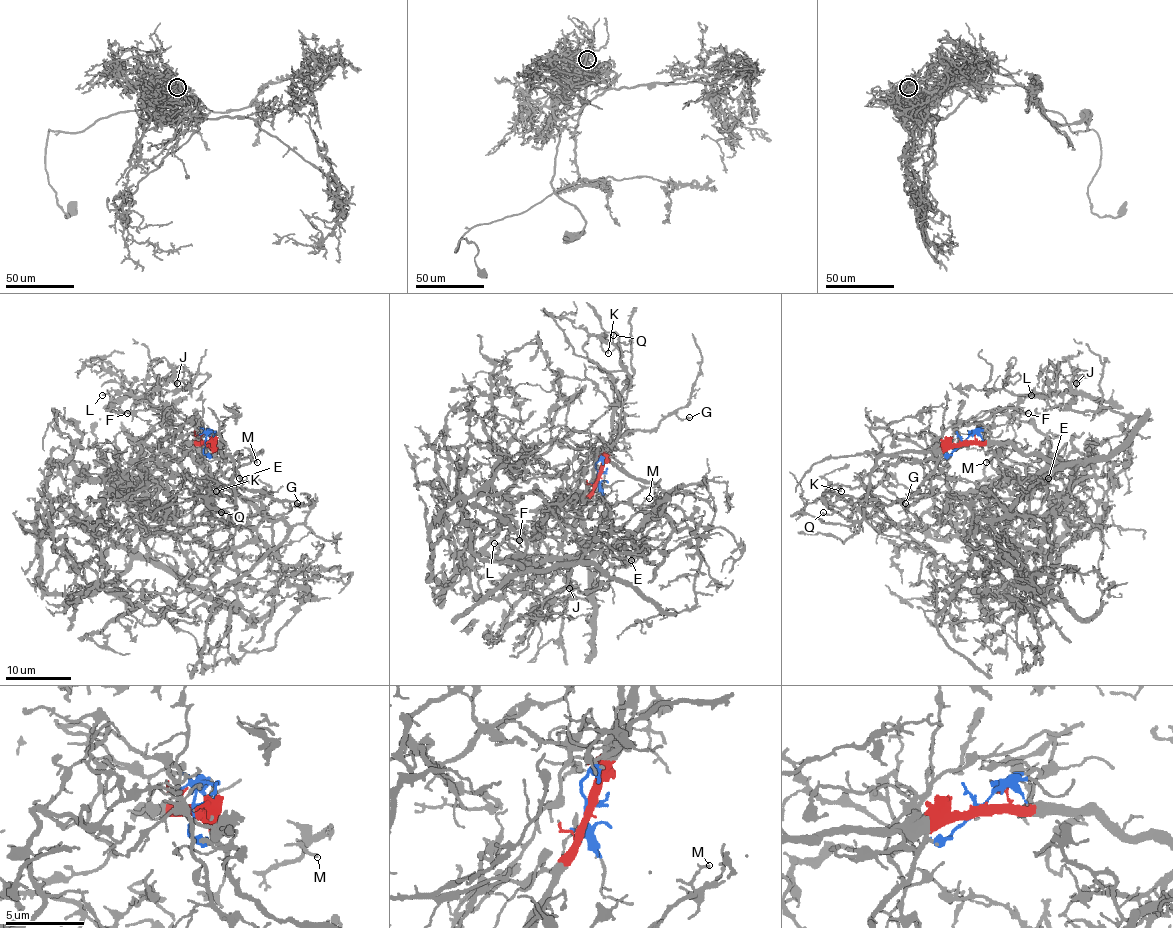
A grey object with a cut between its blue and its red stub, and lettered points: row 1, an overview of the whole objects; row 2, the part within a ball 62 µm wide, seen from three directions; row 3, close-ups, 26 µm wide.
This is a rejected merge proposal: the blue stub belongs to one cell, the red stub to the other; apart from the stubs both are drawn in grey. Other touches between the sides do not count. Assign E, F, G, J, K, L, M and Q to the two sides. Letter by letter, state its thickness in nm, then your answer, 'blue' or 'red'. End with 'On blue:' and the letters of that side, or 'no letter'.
E: calibre 100 nm; red
F: calibre 140 nm; blue
G: calibre 170 nm; red
J: calibre 240 nm; blue
K: calibre 150 nm; red
L: calibre 140 nm; blue
M: calibre 150 nm; red
Q: calibre 90 nm; red
On blue: F, J, L

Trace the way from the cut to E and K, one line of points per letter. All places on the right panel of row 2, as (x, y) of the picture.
E: (963, 442), (1010, 442), (1059, 467), (1041, 477), (1020, 500), (1039, 480), (1043, 483), (1048, 478)
K: (963, 442), (884, 454), (870, 475), (860, 519), (826, 503), (832, 486), (840, 491)

